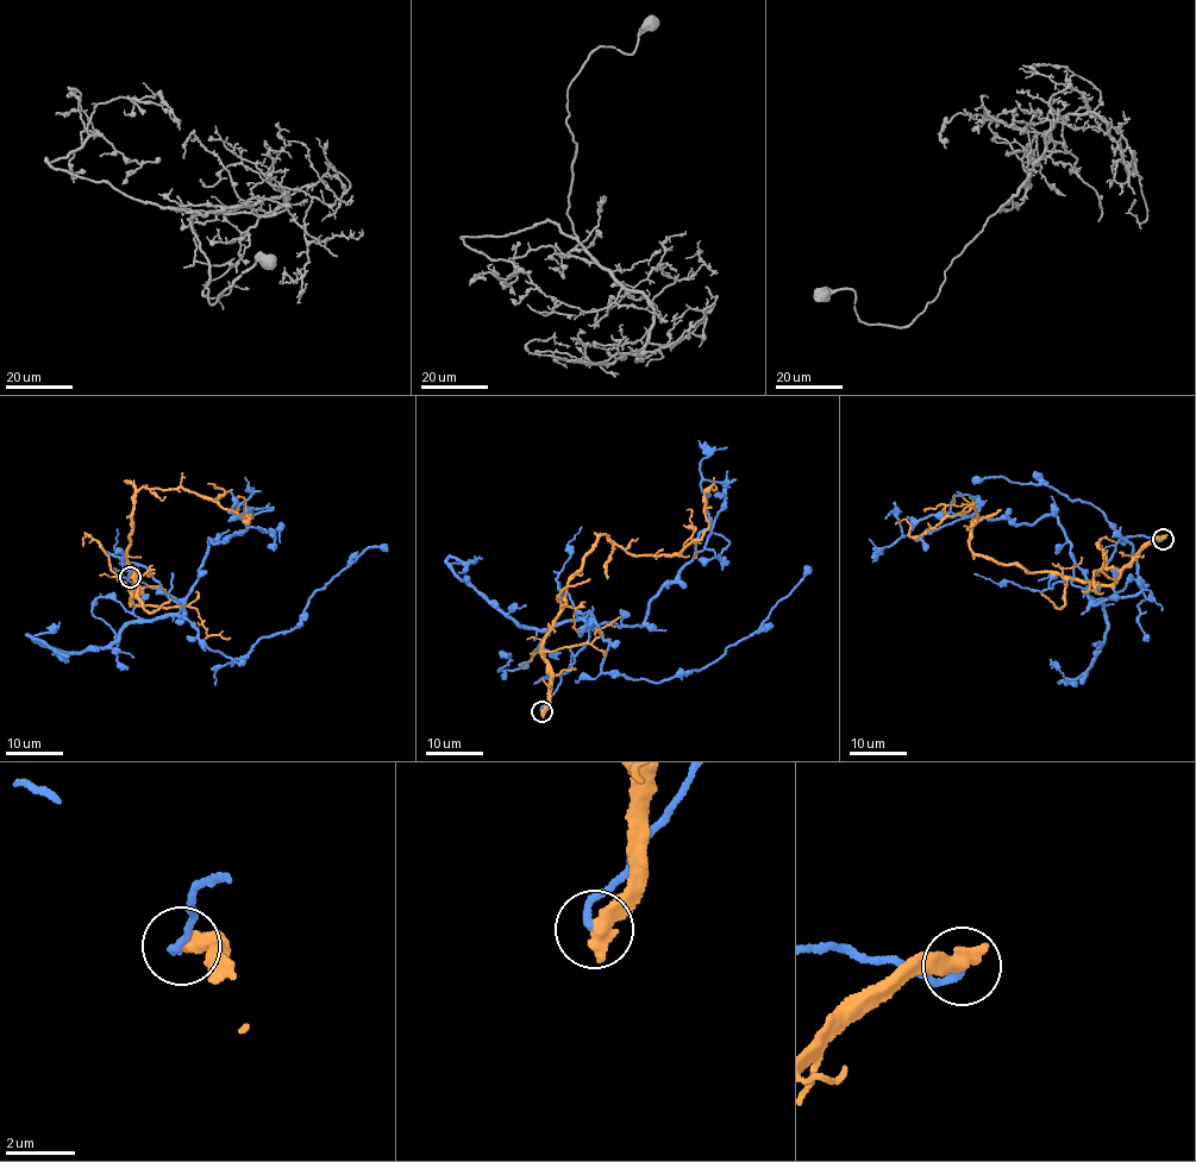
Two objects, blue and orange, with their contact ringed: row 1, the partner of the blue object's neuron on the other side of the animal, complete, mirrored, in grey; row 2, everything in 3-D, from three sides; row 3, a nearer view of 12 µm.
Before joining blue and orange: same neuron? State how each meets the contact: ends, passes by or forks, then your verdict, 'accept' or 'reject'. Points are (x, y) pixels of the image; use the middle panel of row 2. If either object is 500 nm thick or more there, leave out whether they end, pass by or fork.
reject

